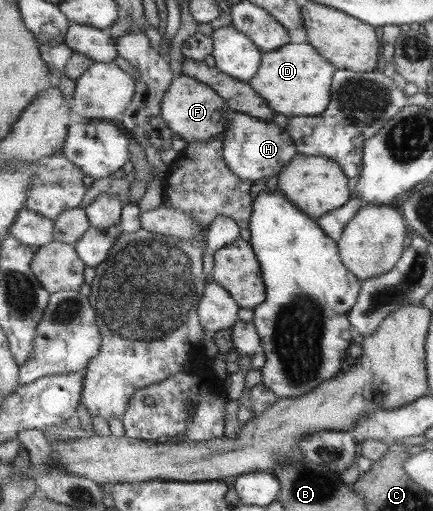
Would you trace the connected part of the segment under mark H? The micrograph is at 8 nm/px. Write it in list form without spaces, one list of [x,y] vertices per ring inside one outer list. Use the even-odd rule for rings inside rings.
[[[231,111],[229,121],[230,123],[225,131],[226,138],[223,156],[225,161],[227,161],[227,165],[232,168],[233,173],[243,181],[244,187],[256,185],[257,181],[265,178],[269,179],[273,175],[278,176],[298,154],[296,143],[292,136],[289,135],[289,132],[272,121],[258,120],[237,111]]]

